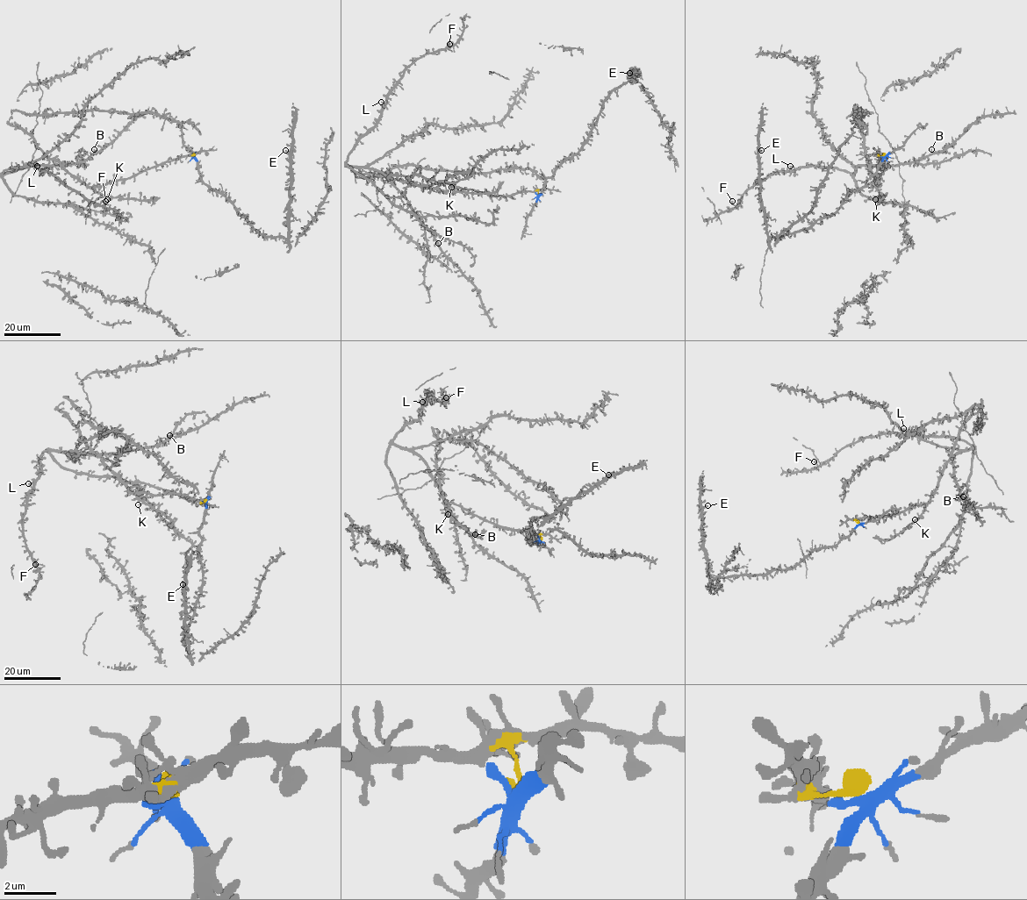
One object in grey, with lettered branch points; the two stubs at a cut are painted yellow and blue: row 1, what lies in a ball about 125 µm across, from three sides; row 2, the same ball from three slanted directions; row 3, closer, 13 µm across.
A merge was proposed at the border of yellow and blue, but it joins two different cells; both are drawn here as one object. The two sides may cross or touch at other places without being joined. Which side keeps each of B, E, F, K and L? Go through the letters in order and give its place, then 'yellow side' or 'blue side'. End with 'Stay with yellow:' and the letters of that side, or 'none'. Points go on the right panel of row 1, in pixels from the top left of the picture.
B: (931, 149) | yellow side
E: (761, 150) | blue side
F: (732, 201) | yellow side
K: (875, 199) | yellow side
L: (790, 166) | yellow side
Stay with yellow: B, F, K, L

